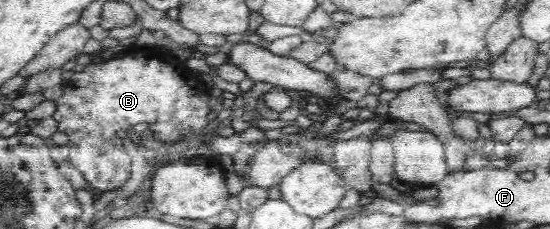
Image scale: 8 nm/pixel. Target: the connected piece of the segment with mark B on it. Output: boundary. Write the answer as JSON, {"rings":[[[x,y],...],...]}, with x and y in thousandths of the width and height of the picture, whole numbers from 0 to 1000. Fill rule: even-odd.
{"rings":[[[215,240],[182,275],[153,284],[147,314],[122,354],[113,415],[100,437],[102,480],[95,520],[102,528],[105,576],[124,585],[124,690],[145,742],[167,817],[191,838],[205,834],[225,808],[236,777],[238,699],[222,620],[222,559],[269,533],[278,598],[289,616],[318,629],[329,590],[358,576],[375,550],[375,498],[382,489],[378,371],[325,275],[318,245],[251,249]]]}

